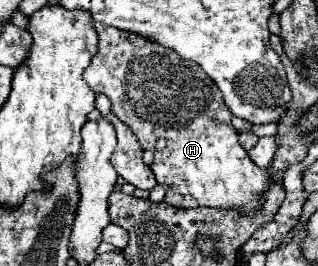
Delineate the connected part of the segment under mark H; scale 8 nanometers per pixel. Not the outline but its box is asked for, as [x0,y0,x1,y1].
[83,23,271,213]

